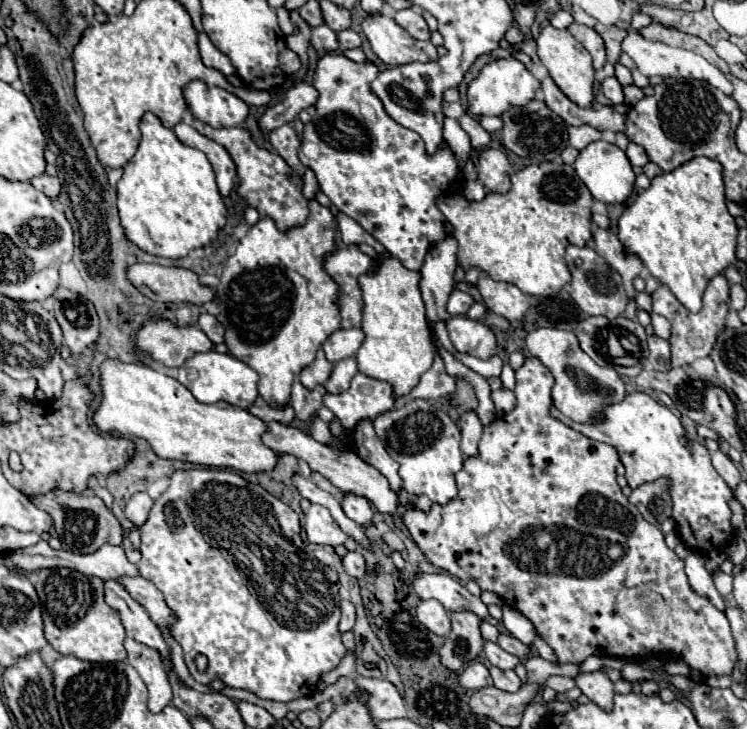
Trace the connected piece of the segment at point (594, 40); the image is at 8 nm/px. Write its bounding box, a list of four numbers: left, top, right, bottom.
[569,23,605,71]

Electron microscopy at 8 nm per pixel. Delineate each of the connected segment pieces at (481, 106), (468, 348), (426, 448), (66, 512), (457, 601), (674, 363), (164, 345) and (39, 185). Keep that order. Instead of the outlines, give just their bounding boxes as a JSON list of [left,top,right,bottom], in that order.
[[469,59,541,115],[447,317,497,359],[373,399,463,505],[31,491,123,555],[413,575,489,619],[651,275,729,367],[137,321,215,367],[33,175,61,199]]

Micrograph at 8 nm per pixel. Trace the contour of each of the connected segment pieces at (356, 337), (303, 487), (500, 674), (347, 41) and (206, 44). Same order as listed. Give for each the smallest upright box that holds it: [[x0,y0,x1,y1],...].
[[323,329,365,363],[293,475,369,547],[491,667,521,691],[337,29,361,49],[199,33,237,75]]

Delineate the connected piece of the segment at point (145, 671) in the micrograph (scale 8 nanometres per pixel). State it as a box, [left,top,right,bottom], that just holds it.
[125,637,173,713]

